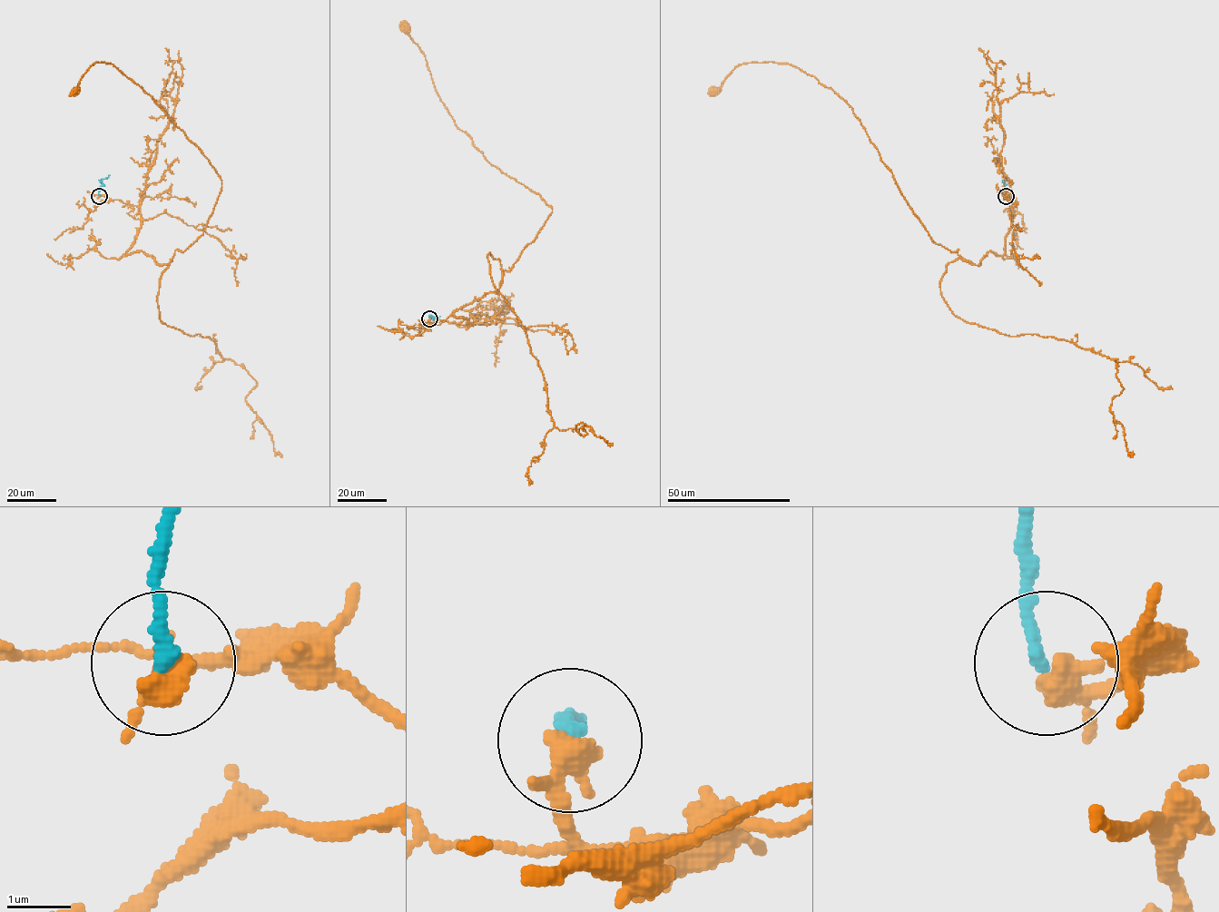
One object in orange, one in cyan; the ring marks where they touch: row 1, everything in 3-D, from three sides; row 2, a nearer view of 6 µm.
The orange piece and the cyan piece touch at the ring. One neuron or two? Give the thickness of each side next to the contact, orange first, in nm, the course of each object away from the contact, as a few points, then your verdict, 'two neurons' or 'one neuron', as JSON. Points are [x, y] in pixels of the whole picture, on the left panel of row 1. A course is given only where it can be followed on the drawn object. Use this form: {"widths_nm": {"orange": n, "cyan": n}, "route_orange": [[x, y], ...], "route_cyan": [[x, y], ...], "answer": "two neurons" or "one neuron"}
{"widths_nm": {"orange": 320, "cyan": 200}, "route_orange": [[99, 195], [138, 208], [122, 255], [168, 264], [202, 233], [221, 181], [111, 63], [74, 91]], "route_cyan": [[99, 195], [101, 181], [109, 175]], "answer": "one neuron"}

